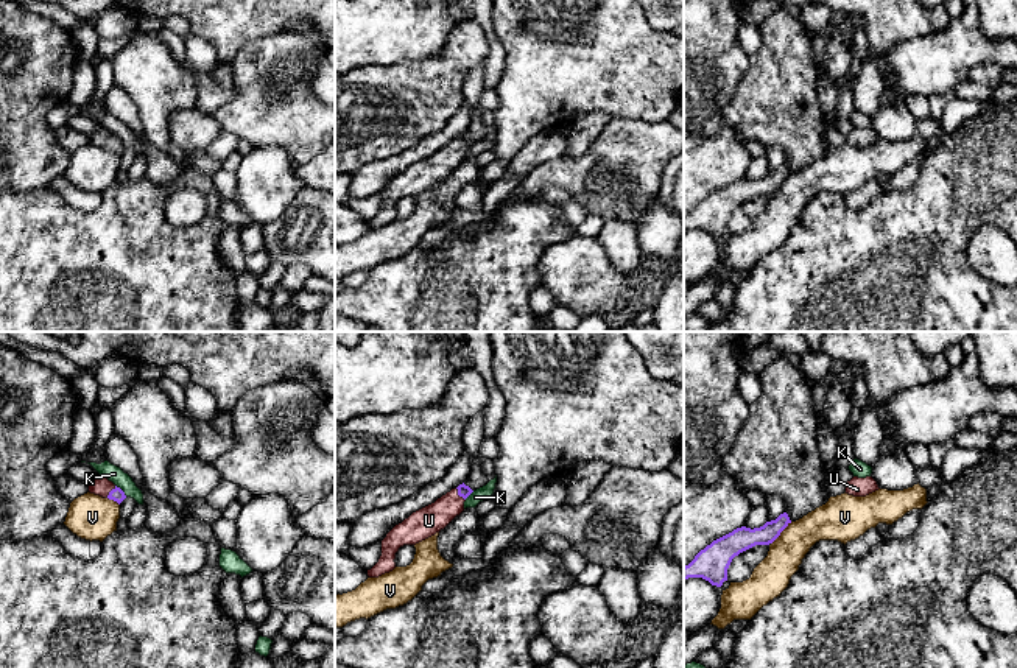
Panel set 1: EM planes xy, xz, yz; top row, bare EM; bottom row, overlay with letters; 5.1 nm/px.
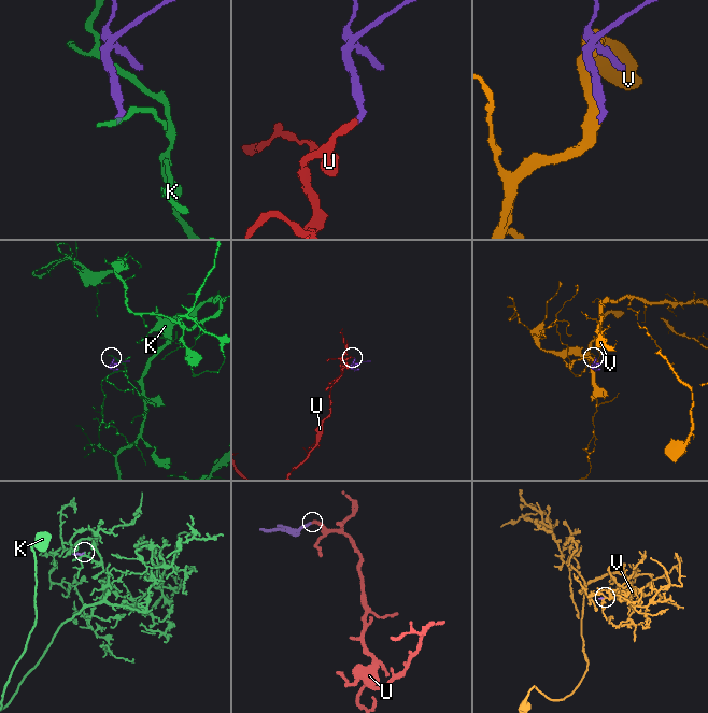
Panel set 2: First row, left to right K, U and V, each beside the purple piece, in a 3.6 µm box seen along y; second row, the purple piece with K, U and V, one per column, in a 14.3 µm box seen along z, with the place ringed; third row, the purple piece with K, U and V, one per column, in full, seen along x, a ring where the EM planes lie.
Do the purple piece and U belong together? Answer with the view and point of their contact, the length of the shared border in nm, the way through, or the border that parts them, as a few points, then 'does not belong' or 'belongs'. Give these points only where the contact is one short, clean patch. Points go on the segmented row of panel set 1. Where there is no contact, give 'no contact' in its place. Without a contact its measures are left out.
meets purple in xz at (458, 494); contact 90 nm long; runs through xz (464, 491), (458, 494), (429, 520); belongs

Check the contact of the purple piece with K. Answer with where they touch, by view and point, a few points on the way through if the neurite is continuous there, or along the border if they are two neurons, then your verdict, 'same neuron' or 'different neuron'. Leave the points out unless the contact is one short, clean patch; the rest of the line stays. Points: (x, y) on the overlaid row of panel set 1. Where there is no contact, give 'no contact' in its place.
meets purple in xy at (122, 491); border along xy (116, 485), (126, 495); different neuron

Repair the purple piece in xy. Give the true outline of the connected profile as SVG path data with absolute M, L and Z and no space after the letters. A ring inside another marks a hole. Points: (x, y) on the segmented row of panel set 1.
M98 478L89 483L89 492L117 501L118 505L126 498L125 492L107 478Z

